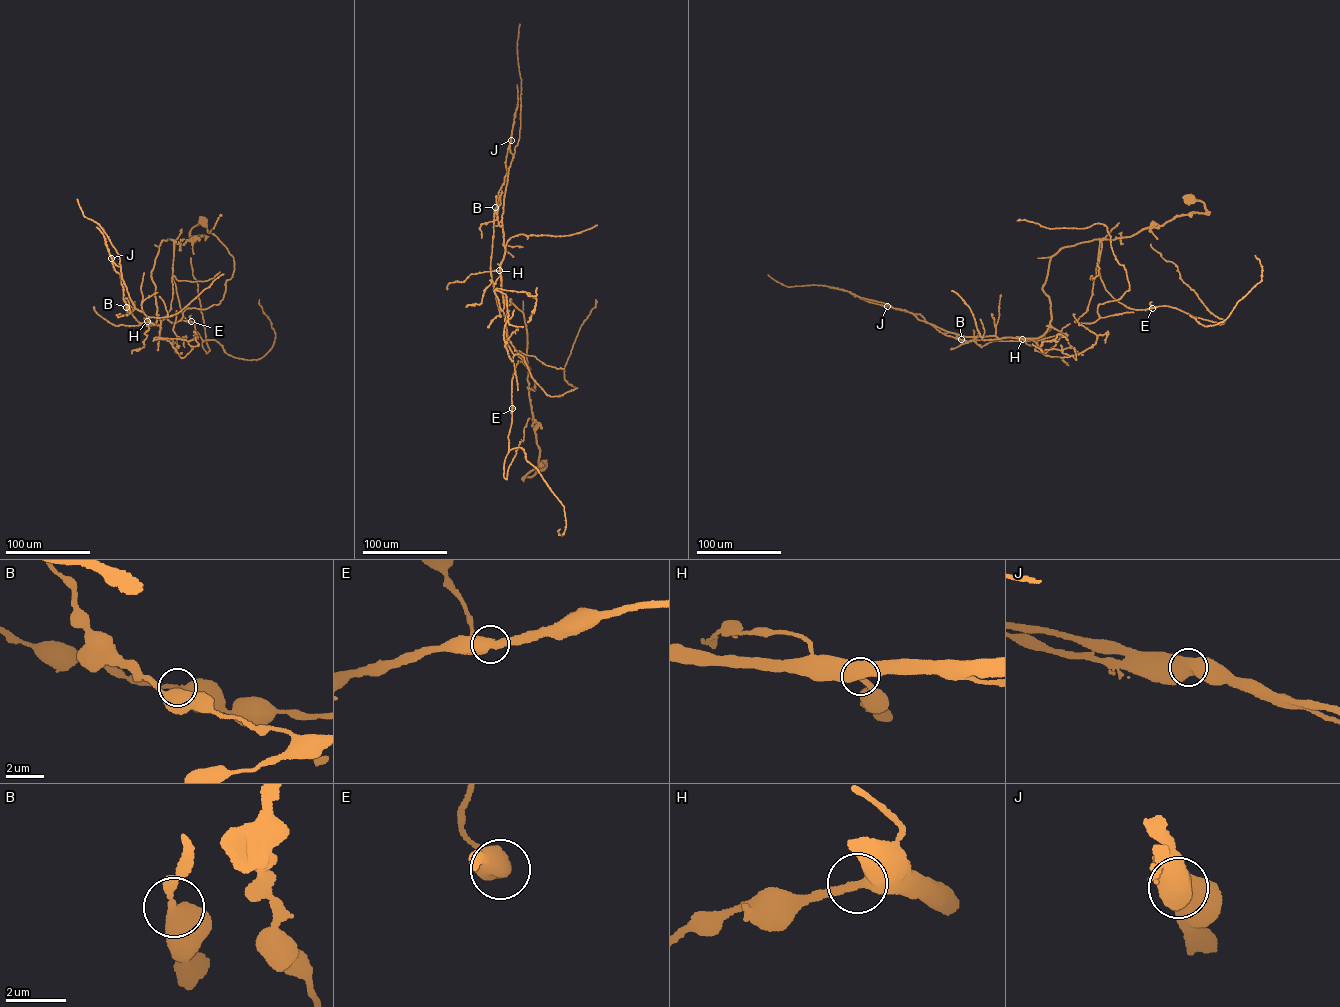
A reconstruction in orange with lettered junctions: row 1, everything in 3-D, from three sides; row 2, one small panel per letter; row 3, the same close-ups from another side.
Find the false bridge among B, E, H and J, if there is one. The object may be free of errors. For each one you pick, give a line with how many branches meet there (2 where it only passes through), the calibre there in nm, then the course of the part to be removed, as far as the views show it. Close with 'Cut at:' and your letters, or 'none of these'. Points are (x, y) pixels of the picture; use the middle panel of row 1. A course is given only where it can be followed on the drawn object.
J: Branches: 2. Thickness 700 nm. Course of the part to remove: (510, 140), (505, 163), (507, 171), (494, 211), (491, 275), (499, 314), (488, 327)
Cut at: J

